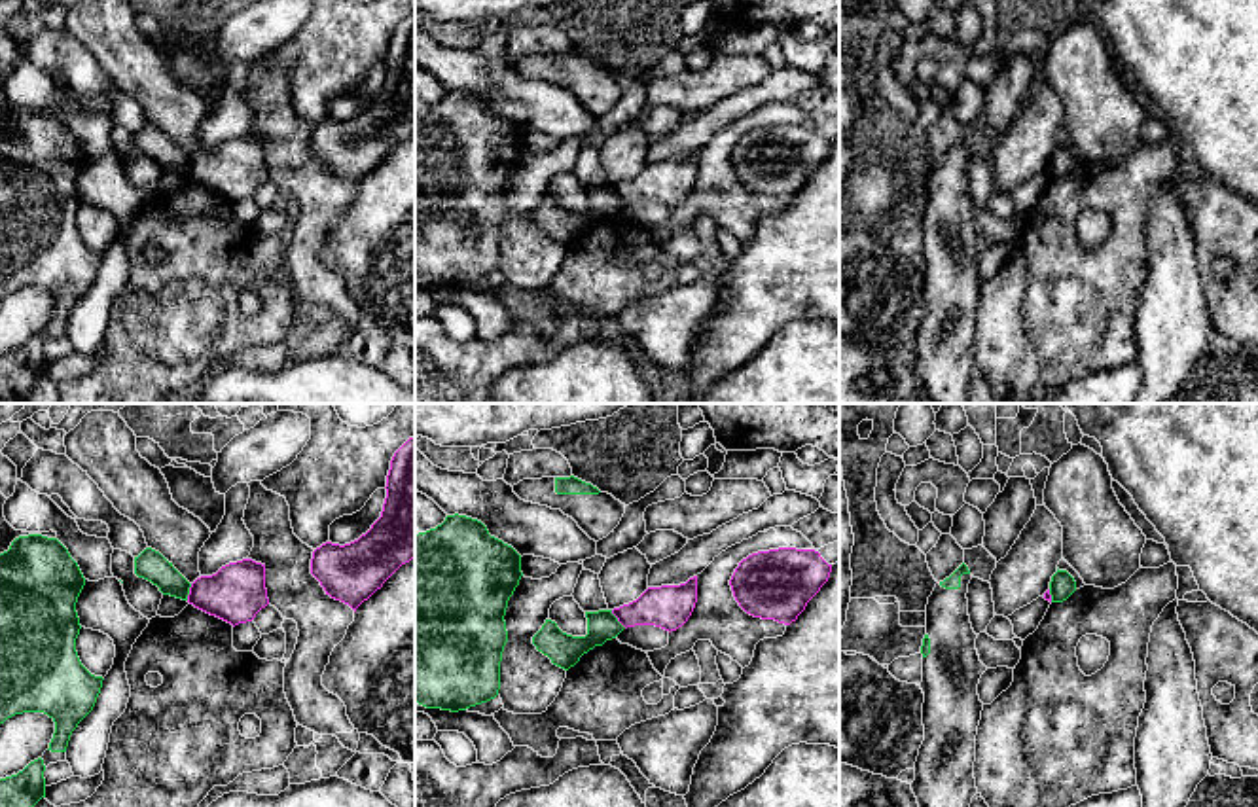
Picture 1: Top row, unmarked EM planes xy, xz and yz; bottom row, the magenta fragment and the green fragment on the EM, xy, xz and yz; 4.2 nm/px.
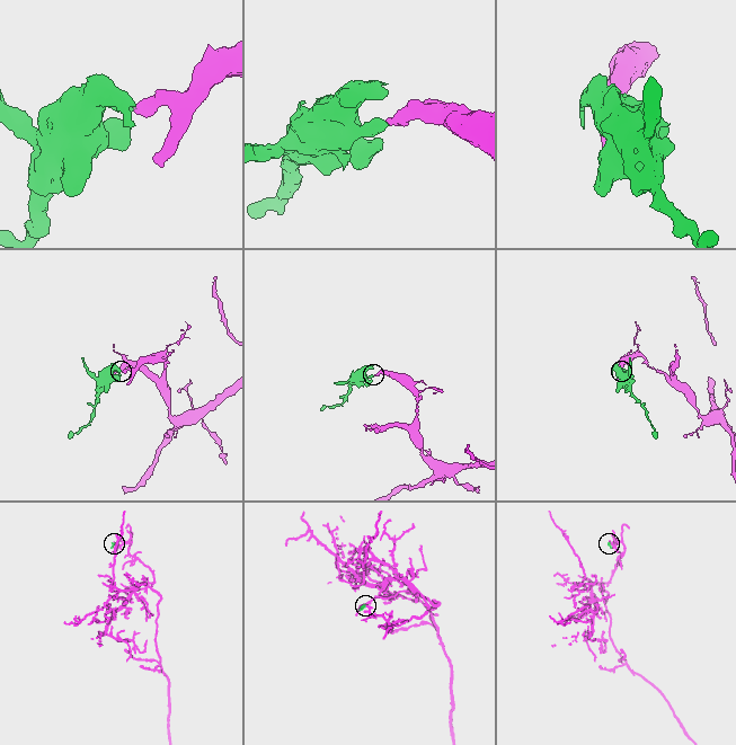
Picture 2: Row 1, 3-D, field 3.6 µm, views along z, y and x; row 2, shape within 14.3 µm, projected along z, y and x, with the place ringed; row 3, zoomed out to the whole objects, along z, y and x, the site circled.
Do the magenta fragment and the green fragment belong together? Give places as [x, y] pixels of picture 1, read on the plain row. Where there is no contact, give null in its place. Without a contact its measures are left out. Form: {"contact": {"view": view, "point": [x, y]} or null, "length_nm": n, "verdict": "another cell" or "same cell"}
{"contact": {"view": "xz", "point": [618, 196]}, "length_nm": 100, "verdict": "another cell"}

